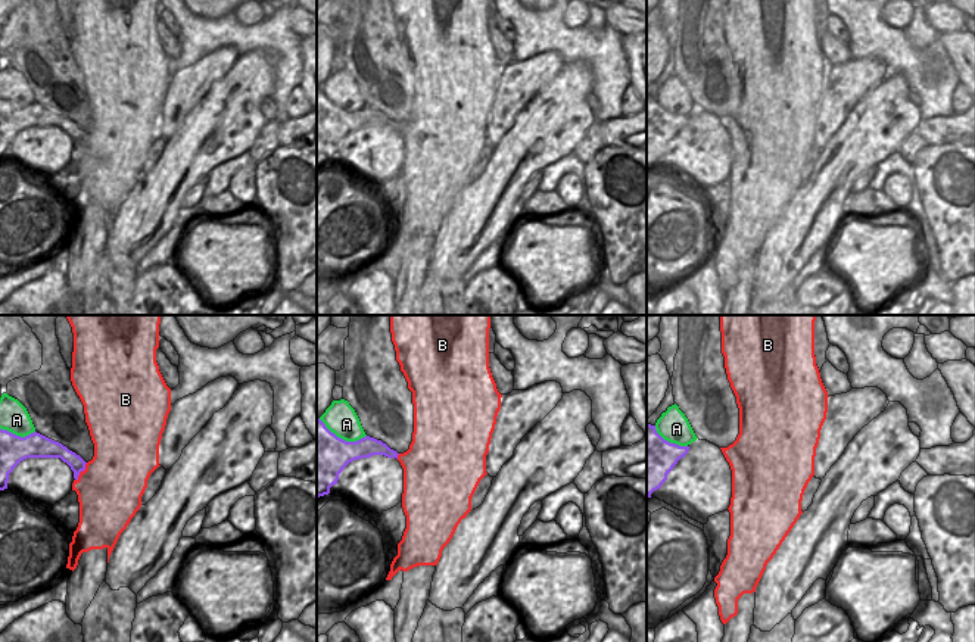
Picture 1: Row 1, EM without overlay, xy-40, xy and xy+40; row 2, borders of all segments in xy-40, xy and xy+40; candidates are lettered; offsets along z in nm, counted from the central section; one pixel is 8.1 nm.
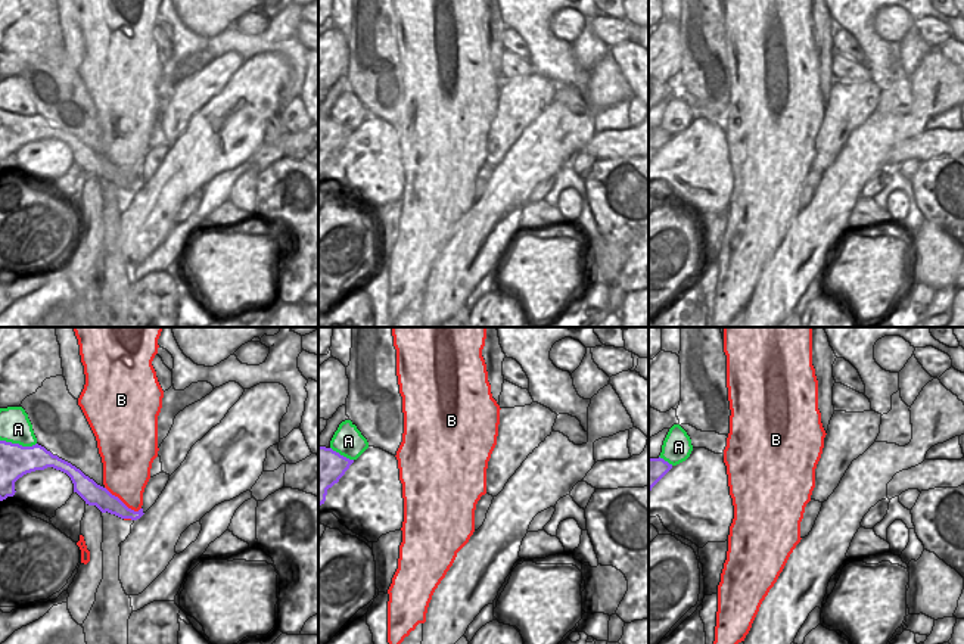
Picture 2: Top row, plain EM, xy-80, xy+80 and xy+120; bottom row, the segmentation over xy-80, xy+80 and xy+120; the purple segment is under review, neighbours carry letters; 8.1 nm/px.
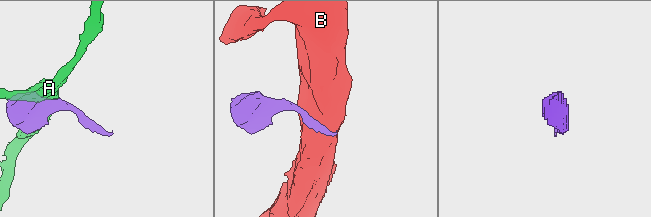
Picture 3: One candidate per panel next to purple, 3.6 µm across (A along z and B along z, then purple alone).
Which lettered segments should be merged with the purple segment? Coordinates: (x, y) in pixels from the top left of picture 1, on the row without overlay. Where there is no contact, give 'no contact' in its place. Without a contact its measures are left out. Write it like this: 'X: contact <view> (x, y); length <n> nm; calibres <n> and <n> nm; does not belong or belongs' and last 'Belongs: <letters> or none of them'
A: contact xy (342, 109); length 420 nm; calibres 460 and 260 nm; does not belong
B: contact xy-40 (81, 140); length 190 nm; calibres 130 and 480 nm; does not belong
Belongs: none of them

